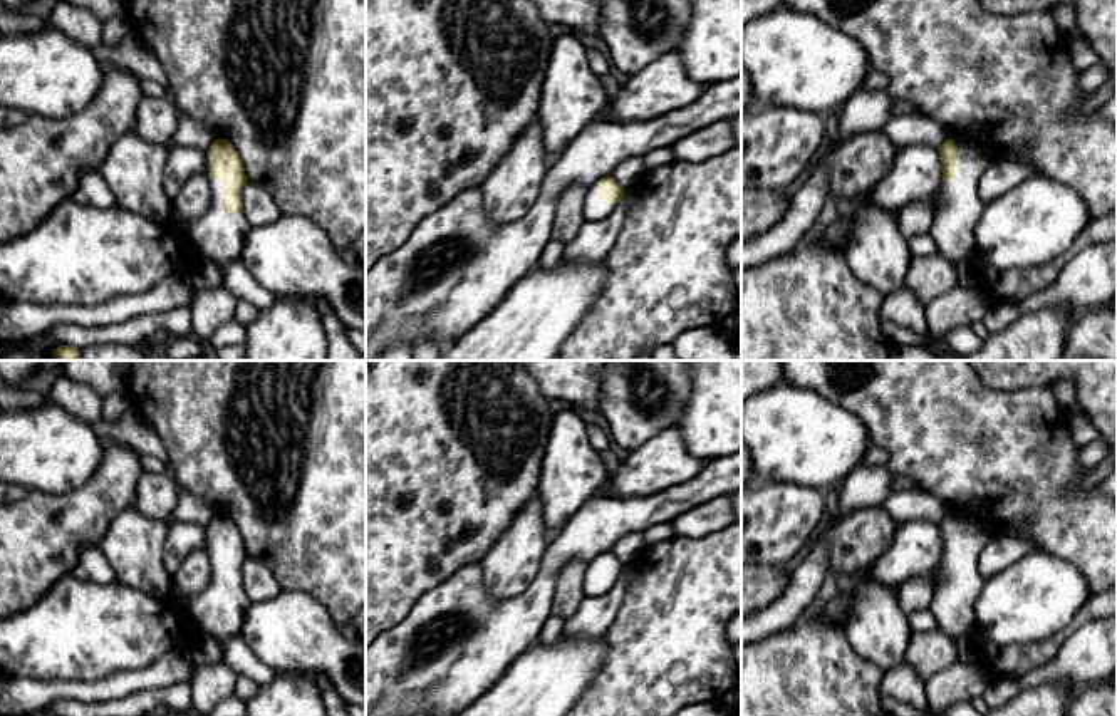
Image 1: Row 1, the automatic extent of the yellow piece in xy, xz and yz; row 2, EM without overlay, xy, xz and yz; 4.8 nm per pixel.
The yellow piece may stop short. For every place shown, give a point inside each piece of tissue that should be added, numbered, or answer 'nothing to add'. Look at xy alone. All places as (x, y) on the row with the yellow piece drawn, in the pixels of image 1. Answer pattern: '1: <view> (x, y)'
1: xy (215, 235)

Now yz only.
1: yz (956, 215)

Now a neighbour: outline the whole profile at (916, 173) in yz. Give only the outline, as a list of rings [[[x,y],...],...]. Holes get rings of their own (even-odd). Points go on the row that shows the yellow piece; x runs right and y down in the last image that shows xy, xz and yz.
[[[899,148],[891,171],[875,186],[870,200],[894,213],[904,206],[931,198],[943,181],[943,163],[938,148]]]

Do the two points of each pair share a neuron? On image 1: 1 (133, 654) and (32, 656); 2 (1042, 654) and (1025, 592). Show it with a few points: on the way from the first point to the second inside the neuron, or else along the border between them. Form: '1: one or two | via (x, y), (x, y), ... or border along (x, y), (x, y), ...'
1: one | via (108, 653), (57, 653)
2: two | border along (1072, 619), (1044, 639), (1000, 646)

